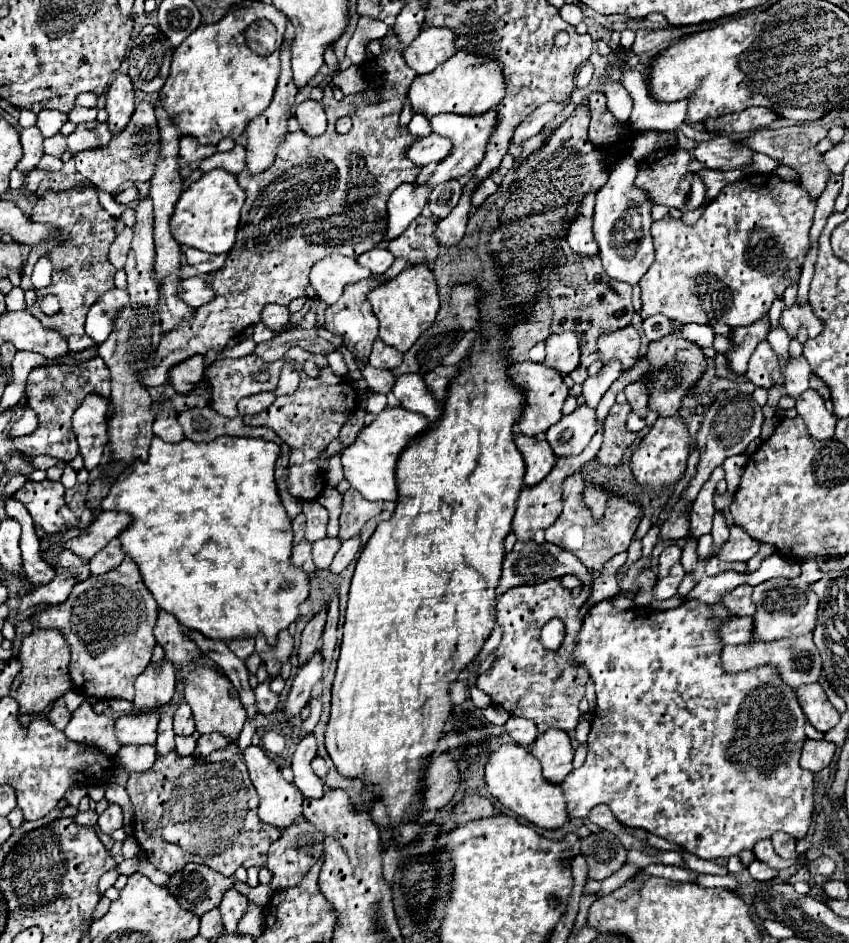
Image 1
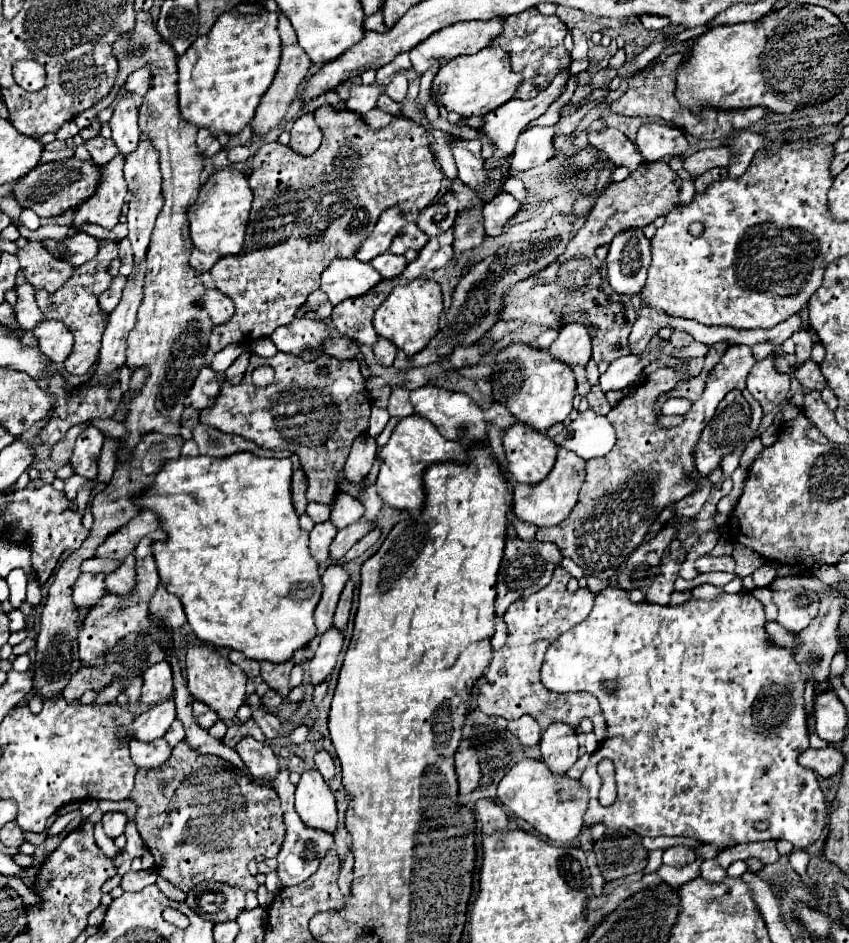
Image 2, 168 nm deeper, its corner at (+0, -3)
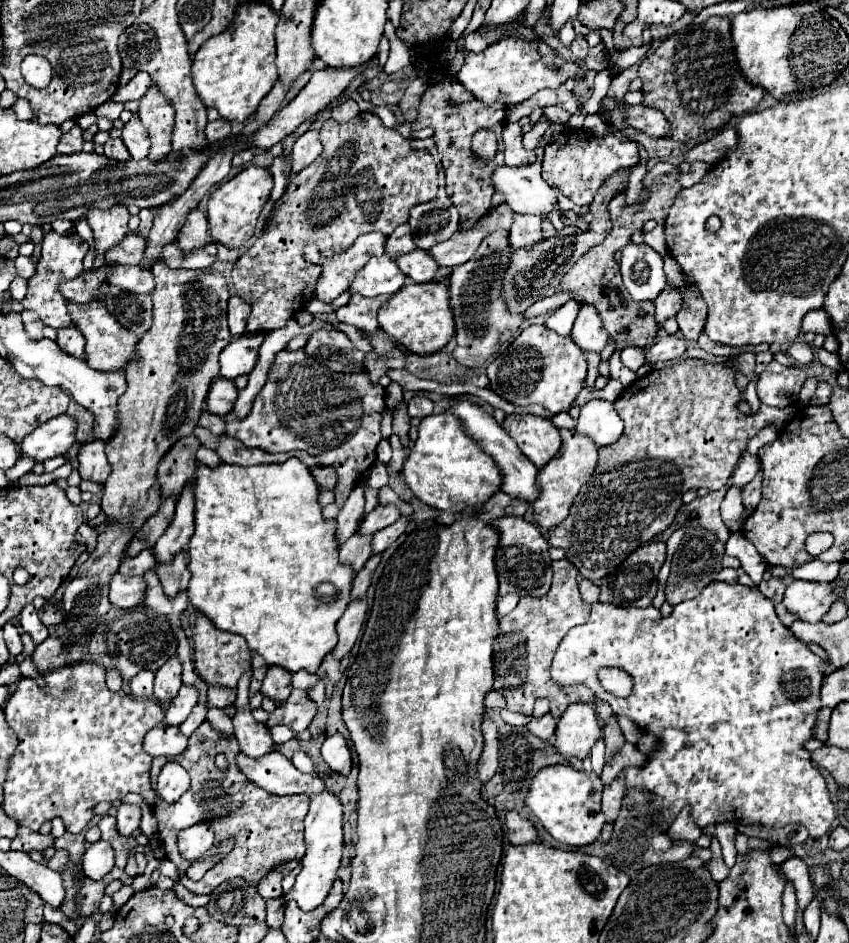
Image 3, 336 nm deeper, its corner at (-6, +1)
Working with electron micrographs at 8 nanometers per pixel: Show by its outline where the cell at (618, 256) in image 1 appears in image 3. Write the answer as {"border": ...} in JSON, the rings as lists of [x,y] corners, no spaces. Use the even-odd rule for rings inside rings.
{"border":[[[628,244],[622,250],[620,270],[632,300],[654,300],[666,286],[662,256],[648,244]]]}

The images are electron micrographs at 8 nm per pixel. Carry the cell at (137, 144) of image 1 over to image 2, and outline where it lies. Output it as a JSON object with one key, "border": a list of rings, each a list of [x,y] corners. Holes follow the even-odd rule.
{"border":[[[116,154],[112,162],[100,166],[100,182],[96,186],[96,192],[78,208],[74,216],[72,224],[76,228],[80,228],[84,222],[94,222],[108,230],[118,224],[120,210],[128,192],[128,184],[122,174],[124,158],[124,154]]]}

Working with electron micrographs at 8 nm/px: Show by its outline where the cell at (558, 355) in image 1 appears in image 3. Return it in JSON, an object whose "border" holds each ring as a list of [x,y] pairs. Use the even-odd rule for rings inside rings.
{"border":[[[580,306],[578,318],[574,322],[572,328],[572,340],[584,350],[594,350],[594,352],[602,352],[606,342],[608,342],[608,334],[602,326],[602,318],[600,314],[594,310],[594,306]]]}

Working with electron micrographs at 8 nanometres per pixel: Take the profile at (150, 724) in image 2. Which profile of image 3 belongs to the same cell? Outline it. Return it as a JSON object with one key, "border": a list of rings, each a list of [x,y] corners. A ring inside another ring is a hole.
{"border":[[[184,684],[184,686],[180,688],[178,696],[172,700],[170,708],[166,710],[164,722],[172,724],[172,726],[180,726],[180,724],[188,718],[188,714],[190,714],[192,708],[196,706],[196,702],[198,702],[198,690],[194,690],[194,686],[186,686],[186,684]]]}

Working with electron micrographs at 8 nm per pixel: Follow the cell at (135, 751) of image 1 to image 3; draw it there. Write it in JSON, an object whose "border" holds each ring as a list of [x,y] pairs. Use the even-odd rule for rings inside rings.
{"border":[[[158,724],[150,730],[150,734],[146,734],[144,740],[144,750],[150,756],[178,756],[186,750],[188,746],[188,738],[178,730],[178,726],[170,726],[170,724]]]}

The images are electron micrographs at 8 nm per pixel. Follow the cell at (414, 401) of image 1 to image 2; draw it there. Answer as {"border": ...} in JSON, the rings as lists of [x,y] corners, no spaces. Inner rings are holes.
{"border":[[[428,384],[428,386],[416,388],[410,392],[410,404],[414,412],[422,418],[428,418],[446,440],[460,440],[460,434],[464,434],[464,442],[484,442],[486,440],[486,422],[484,422],[482,410],[466,394],[450,392],[446,388]]]}

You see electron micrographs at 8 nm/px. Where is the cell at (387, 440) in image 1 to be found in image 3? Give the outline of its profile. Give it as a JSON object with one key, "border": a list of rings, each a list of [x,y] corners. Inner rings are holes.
{"border":[[[448,412],[432,414],[420,422],[418,440],[404,462],[402,474],[422,502],[454,514],[484,504],[502,488],[502,470],[498,464],[468,436],[454,414]]]}

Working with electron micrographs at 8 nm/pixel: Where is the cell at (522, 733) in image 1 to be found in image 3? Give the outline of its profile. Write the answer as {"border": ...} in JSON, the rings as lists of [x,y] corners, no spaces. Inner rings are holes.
{"border":[[[546,714],[542,718],[532,718],[532,722],[528,724],[528,730],[542,740],[550,740],[556,732],[556,720],[550,714]]]}

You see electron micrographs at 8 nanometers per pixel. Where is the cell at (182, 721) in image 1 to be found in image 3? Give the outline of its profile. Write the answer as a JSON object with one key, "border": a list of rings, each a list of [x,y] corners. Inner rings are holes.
{"border":[[[210,686],[208,688],[208,706],[226,708],[232,706],[236,700],[238,690],[226,690],[226,686]]]}

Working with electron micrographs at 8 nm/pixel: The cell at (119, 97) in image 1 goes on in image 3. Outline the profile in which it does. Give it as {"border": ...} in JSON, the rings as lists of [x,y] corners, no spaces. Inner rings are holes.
{"border":[[[132,116],[130,122],[126,122],[126,126],[122,130],[122,140],[124,140],[124,144],[130,150],[130,156],[134,160],[142,160],[142,158],[148,156],[148,152],[150,152],[150,138],[148,138],[146,128],[142,126],[138,116]]]}

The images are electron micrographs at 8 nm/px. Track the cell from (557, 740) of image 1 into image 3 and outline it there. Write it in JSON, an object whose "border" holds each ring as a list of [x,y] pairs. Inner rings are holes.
{"border":[[[572,704],[556,728],[556,750],[562,756],[576,756],[584,760],[592,746],[602,738],[602,724],[594,706],[590,704]]]}

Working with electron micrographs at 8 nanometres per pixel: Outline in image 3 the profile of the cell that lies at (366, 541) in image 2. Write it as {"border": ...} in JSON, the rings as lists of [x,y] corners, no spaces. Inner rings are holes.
{"border":[[[402,516],[402,518],[400,518],[398,522],[394,522],[392,526],[388,526],[388,528],[384,528],[384,530],[376,532],[376,534],[374,534],[374,540],[372,540],[374,552],[384,552],[384,550],[406,530],[408,522],[410,522],[410,518],[408,518],[408,516]]]}

